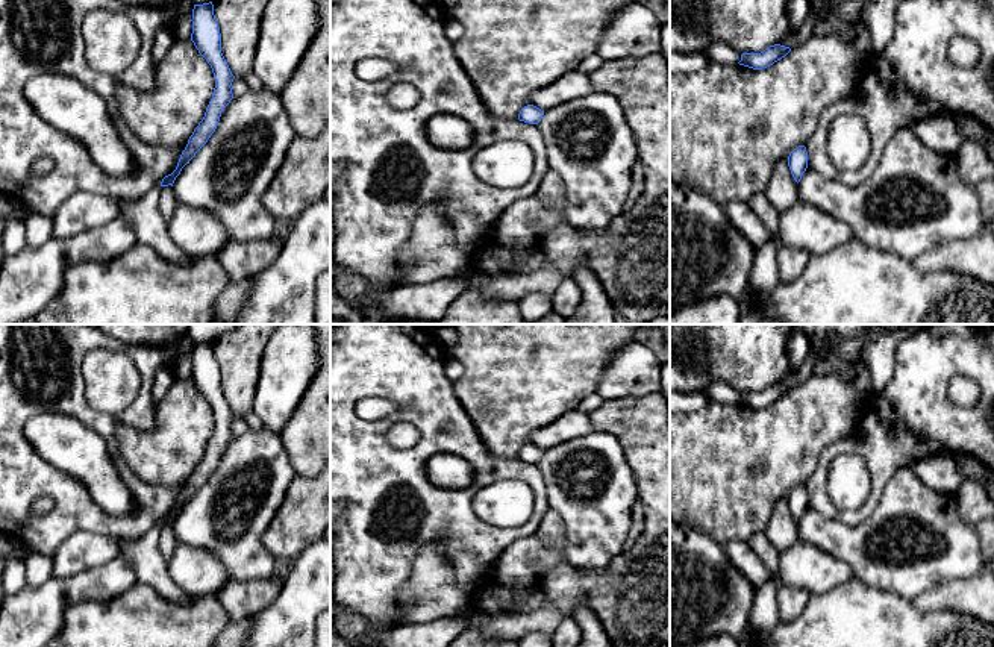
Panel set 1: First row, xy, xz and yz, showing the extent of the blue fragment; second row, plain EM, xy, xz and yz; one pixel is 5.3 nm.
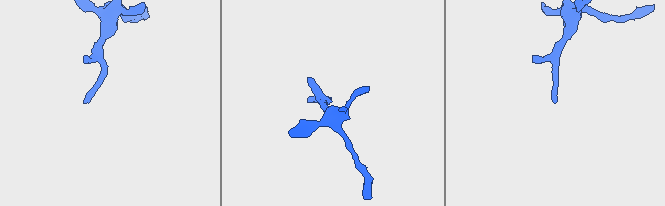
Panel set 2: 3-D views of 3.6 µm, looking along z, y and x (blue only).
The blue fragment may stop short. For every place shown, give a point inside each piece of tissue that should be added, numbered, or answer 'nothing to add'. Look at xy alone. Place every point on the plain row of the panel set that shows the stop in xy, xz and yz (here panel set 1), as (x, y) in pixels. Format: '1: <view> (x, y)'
1: xy (147, 556)

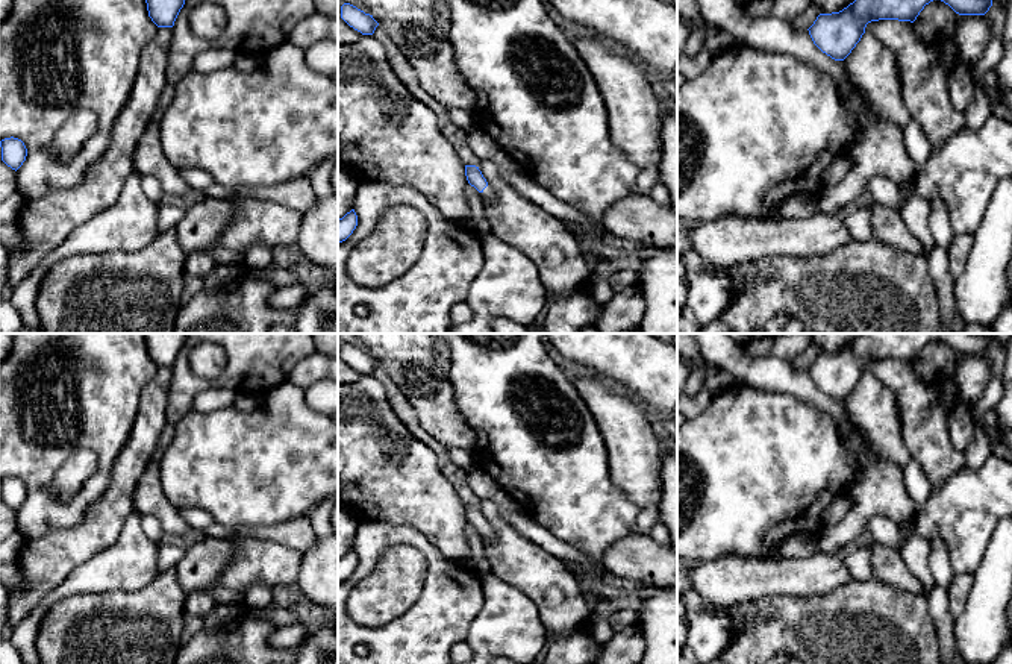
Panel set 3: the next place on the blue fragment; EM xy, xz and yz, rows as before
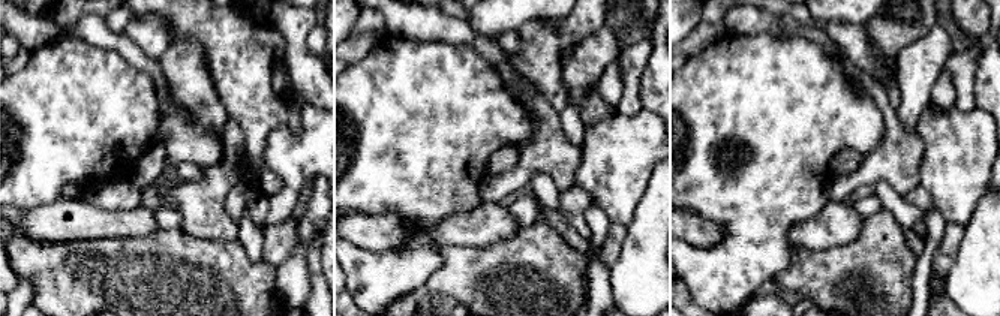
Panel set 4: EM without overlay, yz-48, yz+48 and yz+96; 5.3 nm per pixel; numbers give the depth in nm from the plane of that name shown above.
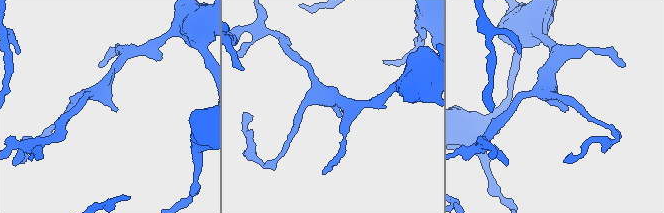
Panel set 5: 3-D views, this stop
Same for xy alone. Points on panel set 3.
nothing to add

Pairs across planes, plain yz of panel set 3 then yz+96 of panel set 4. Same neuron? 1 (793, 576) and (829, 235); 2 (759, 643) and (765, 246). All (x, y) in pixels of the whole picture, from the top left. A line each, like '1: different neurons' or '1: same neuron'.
1: same neuron
2: different neurons

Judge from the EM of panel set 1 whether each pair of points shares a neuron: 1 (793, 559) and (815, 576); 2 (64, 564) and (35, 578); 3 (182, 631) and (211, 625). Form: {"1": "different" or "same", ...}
{"1": "same", "2": "different", "3": "same"}

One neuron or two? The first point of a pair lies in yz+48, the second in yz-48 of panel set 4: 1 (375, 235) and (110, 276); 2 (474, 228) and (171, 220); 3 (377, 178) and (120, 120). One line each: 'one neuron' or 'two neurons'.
1: two neurons
2: two neurons
3: one neuron

